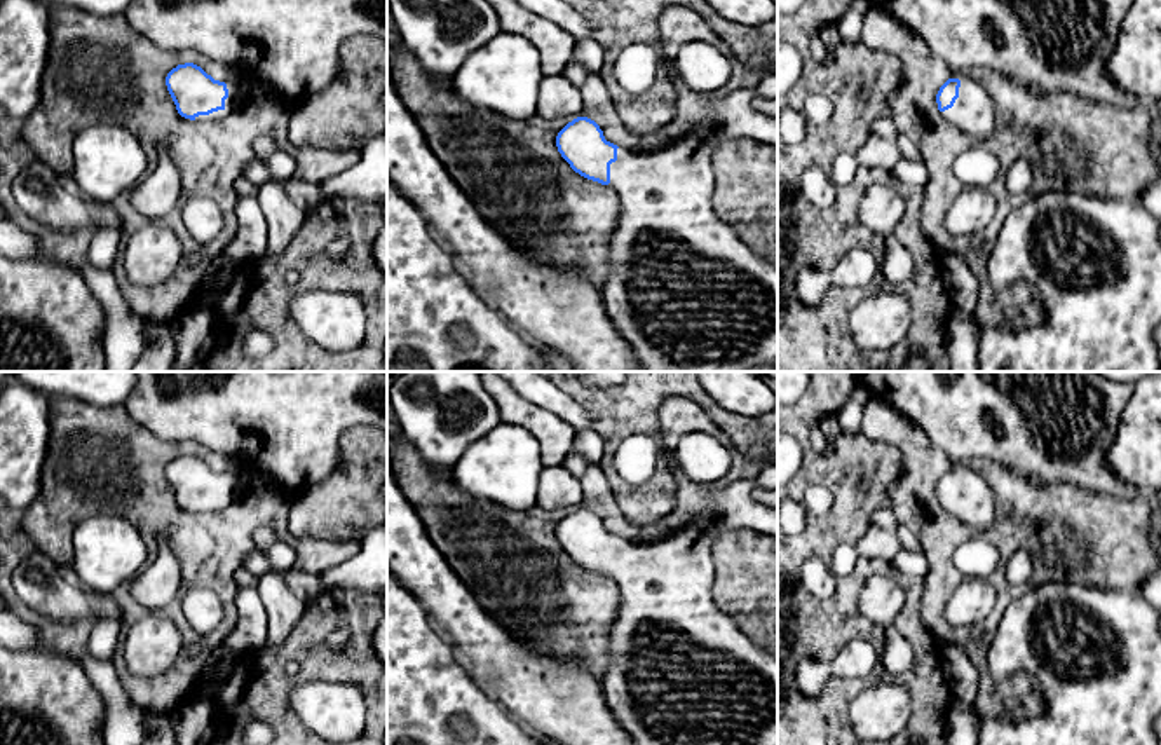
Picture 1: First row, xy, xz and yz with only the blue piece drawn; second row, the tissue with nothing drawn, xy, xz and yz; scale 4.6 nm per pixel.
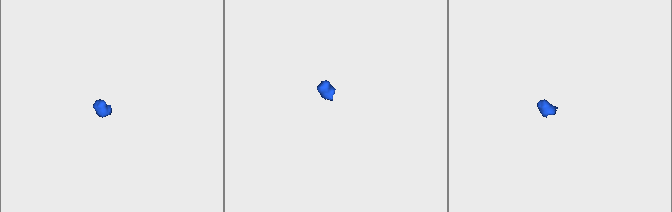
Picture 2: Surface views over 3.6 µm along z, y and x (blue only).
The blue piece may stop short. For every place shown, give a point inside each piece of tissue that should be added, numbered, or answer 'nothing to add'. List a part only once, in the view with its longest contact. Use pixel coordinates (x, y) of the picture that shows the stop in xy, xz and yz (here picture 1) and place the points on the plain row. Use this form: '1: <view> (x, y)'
1: xy (229, 494)

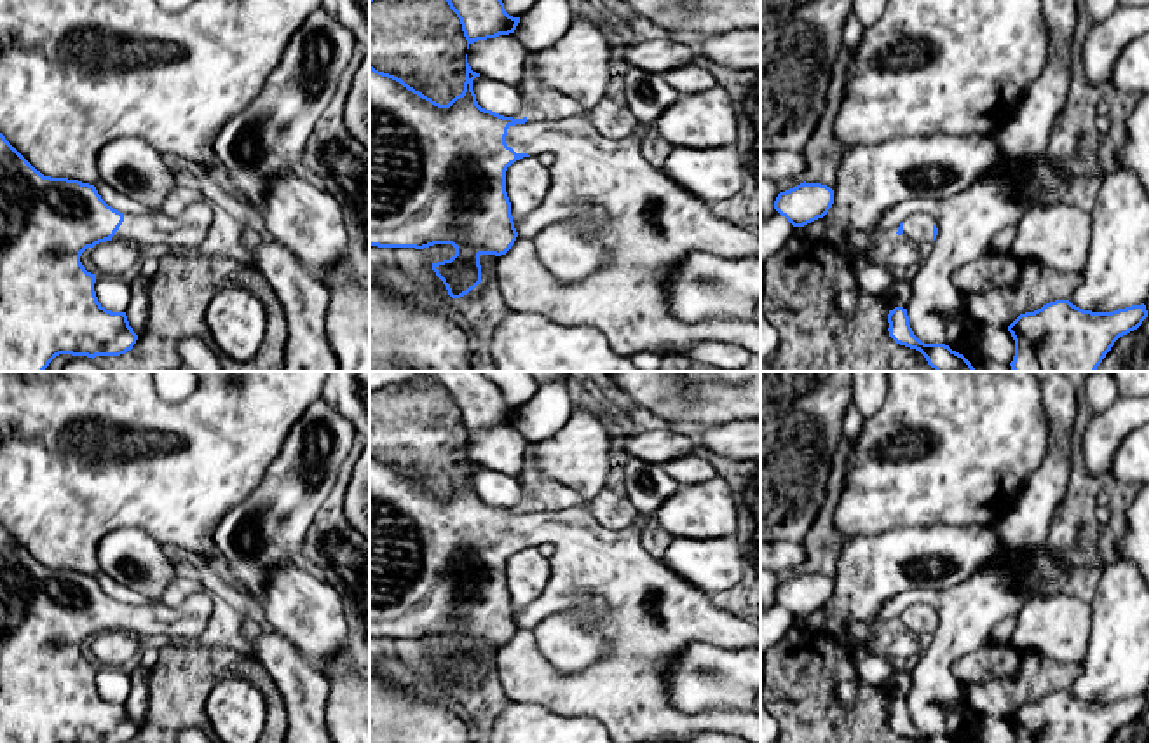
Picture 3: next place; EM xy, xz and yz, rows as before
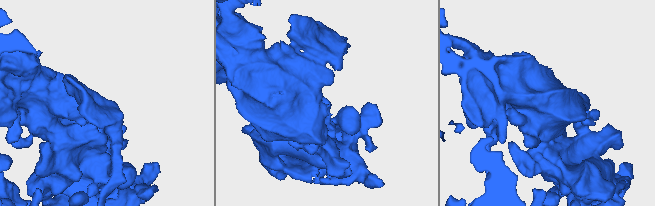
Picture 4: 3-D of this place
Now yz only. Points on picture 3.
1: yz (918, 618)

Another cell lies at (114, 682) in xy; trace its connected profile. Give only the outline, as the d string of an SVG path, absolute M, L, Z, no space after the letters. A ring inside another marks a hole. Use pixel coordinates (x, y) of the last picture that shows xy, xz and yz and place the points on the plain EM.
M96 666L94 682L101 698L112 703L126 703L131 691L127 666Z

